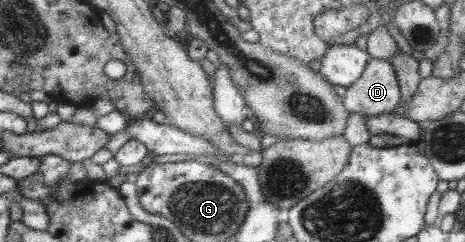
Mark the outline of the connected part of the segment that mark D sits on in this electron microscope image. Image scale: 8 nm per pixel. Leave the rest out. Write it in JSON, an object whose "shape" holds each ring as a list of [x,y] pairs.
{"shape":[[[371,58],[363,76],[346,89],[343,98],[350,112],[368,118],[395,112],[402,103],[403,95],[393,62]]]}

